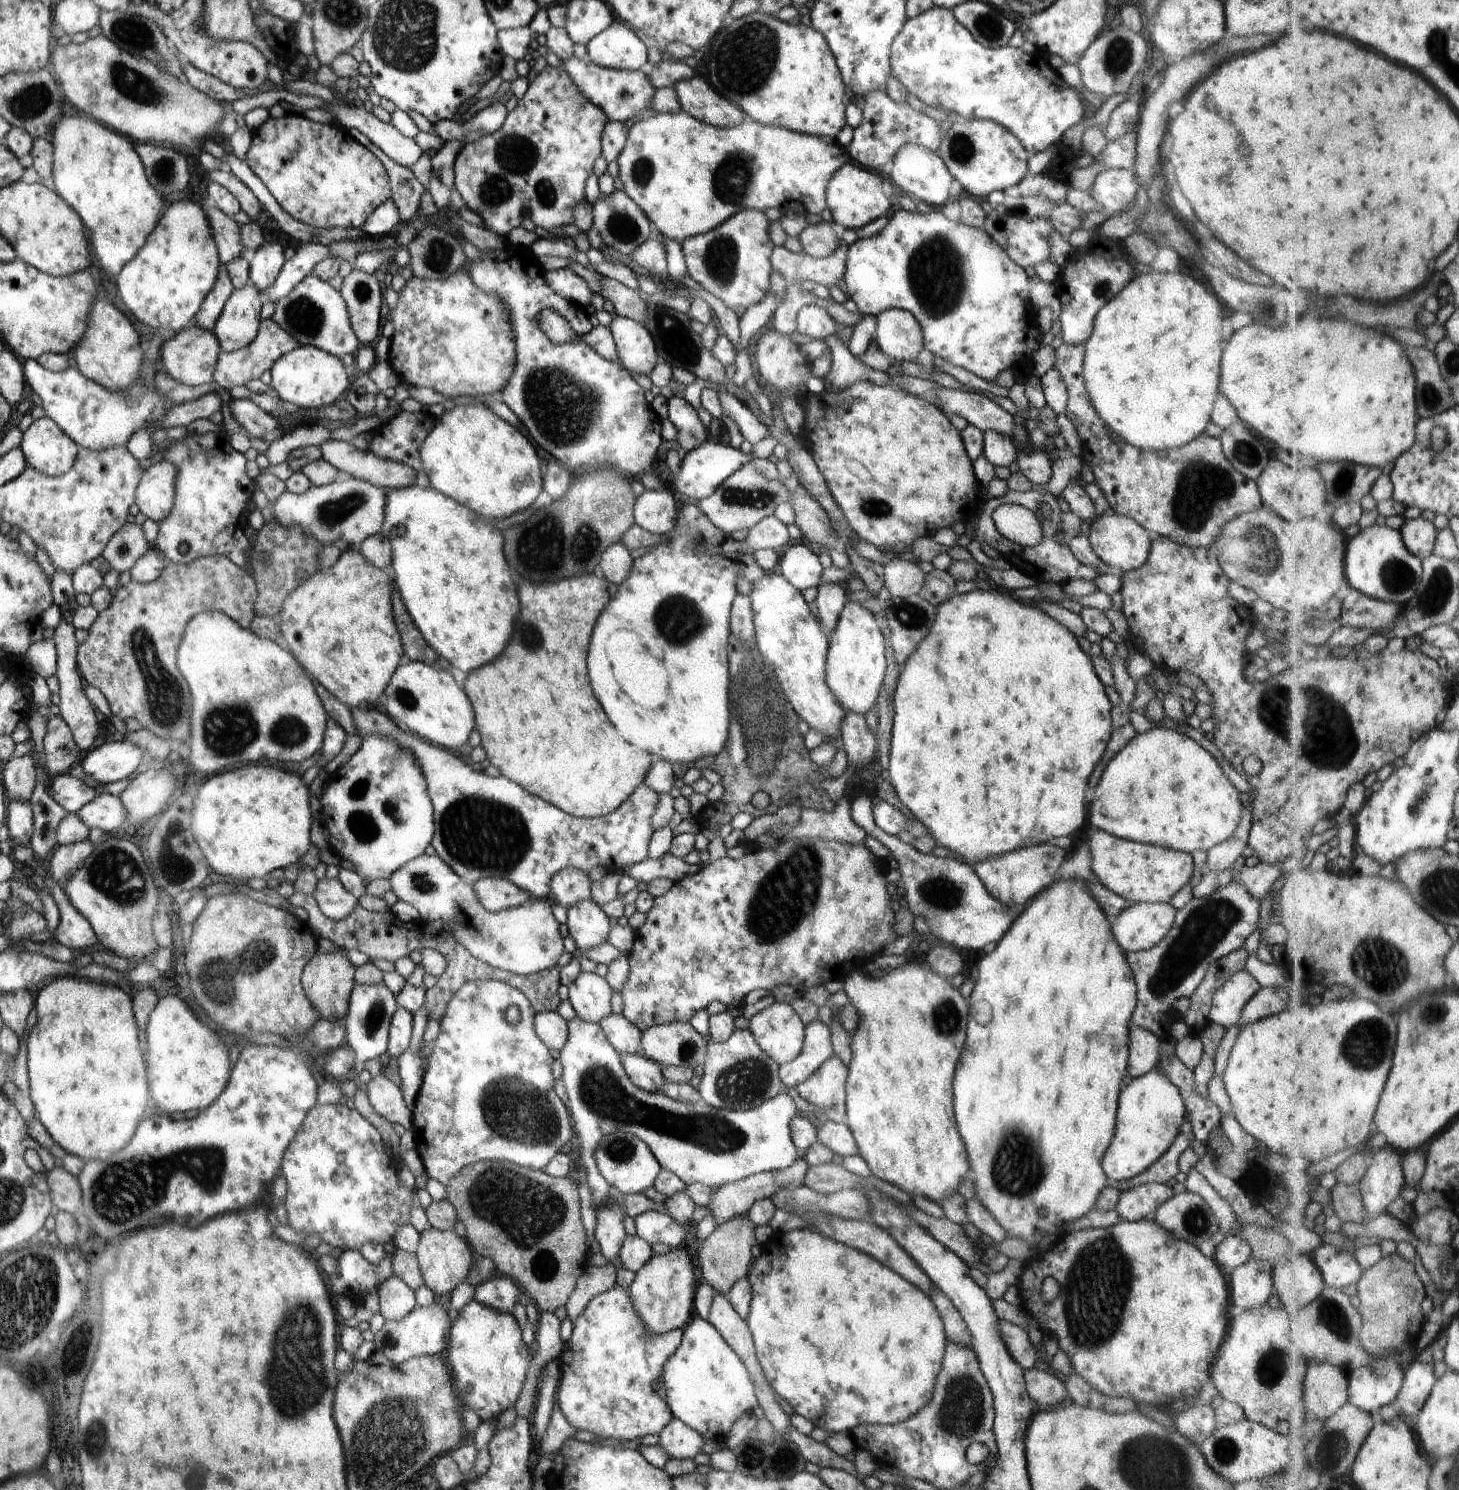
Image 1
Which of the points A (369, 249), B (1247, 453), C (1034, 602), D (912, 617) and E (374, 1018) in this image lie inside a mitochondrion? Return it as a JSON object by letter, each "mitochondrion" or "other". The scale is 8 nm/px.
{"A":"other","B":"mitochondrion","C":"other","D":"mitochondrion","E":"mitochondrion"}

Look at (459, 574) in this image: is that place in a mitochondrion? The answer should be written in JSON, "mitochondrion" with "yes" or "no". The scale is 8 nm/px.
{"mitochondrion":"no"}

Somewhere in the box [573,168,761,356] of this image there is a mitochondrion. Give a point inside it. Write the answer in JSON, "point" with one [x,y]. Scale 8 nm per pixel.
{"point":[721,256]}

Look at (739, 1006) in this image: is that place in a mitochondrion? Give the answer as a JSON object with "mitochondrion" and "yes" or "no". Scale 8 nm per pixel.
{"mitochondrion":"no"}

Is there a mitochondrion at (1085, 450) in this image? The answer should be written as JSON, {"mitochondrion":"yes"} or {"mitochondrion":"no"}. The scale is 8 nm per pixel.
{"mitochondrion":"no"}

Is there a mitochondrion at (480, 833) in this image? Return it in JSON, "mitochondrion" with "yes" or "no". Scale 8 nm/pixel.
{"mitochondrion":"yes"}

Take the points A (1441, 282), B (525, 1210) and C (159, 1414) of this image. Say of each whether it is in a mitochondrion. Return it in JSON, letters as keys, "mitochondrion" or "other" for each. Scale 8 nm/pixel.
{"A":"other","B":"mitochondrion","C":"other"}

